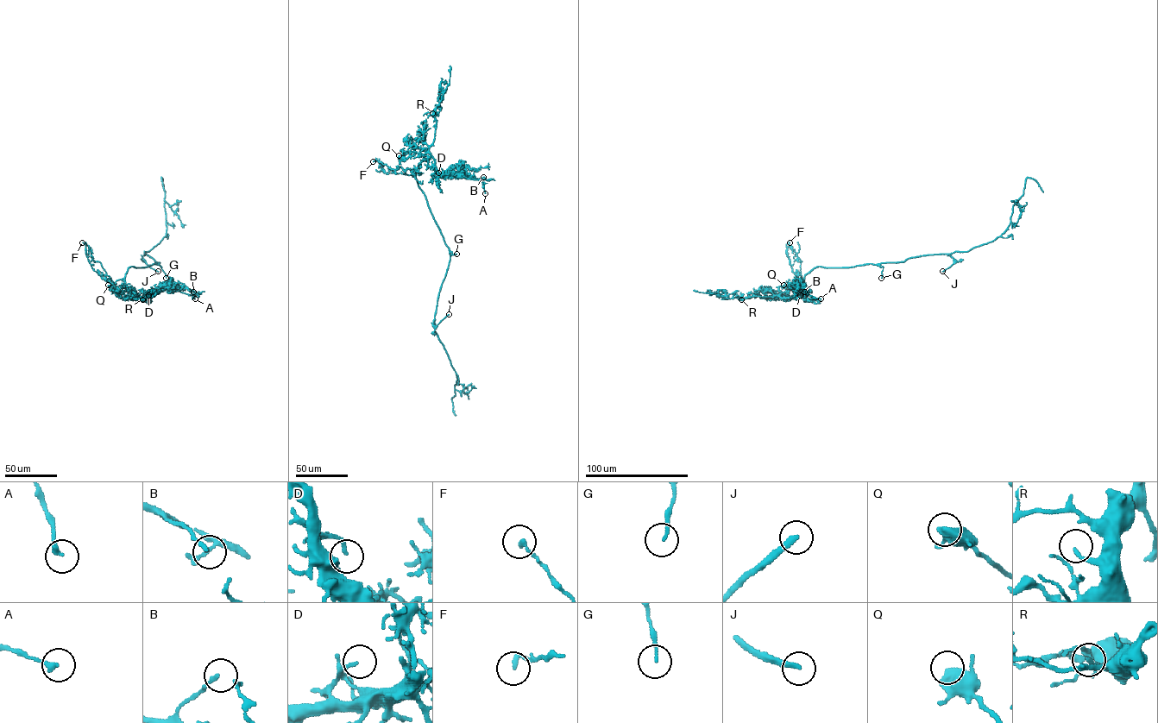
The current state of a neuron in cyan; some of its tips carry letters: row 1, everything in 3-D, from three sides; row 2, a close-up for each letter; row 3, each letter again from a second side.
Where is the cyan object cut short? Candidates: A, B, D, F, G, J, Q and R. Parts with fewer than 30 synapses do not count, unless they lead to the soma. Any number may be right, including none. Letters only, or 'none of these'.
J

